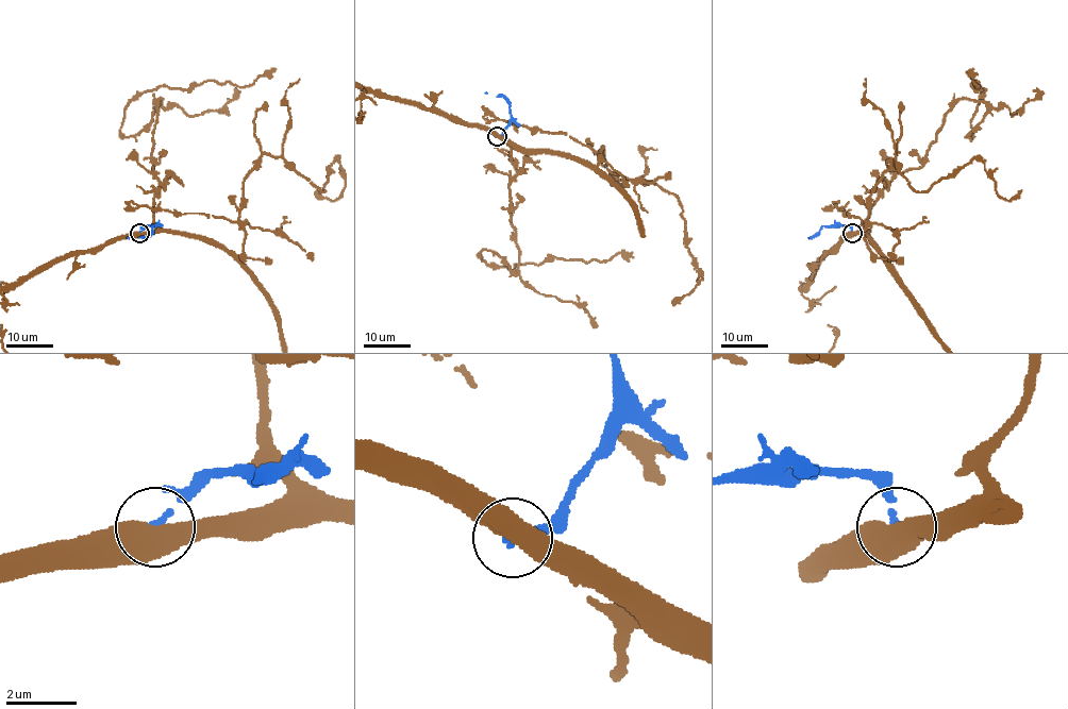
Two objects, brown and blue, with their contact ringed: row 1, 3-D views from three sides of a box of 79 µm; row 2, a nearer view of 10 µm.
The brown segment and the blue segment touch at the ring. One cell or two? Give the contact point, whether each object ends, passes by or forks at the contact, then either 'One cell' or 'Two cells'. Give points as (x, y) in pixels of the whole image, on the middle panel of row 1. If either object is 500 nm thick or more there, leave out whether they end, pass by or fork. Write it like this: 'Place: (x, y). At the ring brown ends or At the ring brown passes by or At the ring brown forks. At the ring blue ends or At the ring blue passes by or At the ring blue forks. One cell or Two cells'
Place: (497, 136). Two cells

